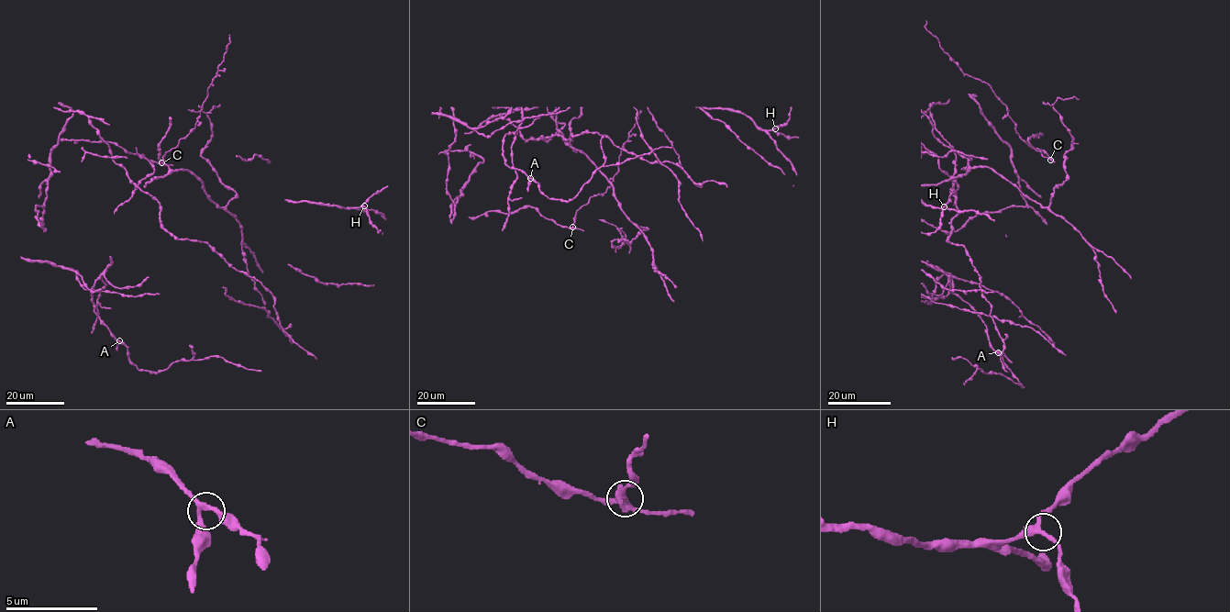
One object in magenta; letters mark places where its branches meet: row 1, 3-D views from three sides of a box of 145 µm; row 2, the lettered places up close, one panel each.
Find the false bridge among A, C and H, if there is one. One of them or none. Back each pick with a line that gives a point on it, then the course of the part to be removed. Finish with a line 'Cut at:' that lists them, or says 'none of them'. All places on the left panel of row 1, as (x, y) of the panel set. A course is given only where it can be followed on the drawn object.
C: Place: (161, 162). Course of the part to remove: (161, 162), (164, 153), (175, 148), (196, 122), (208, 88), (230, 42), (230, 35)
Cut at: C

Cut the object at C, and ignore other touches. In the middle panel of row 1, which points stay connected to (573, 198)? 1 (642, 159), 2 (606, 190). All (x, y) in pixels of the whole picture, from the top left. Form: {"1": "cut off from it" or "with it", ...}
{"1": "with it", "2": "cut off from it"}

